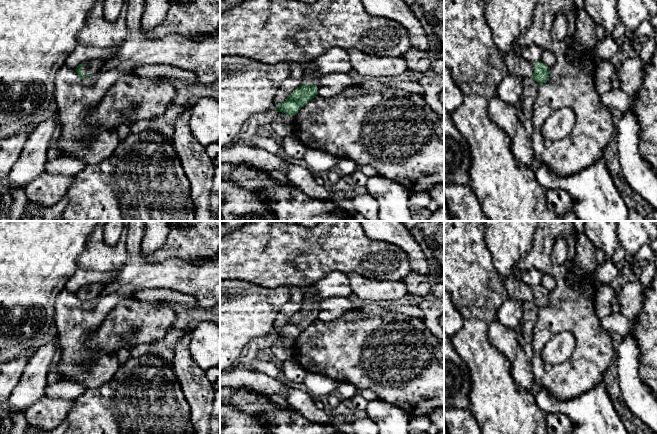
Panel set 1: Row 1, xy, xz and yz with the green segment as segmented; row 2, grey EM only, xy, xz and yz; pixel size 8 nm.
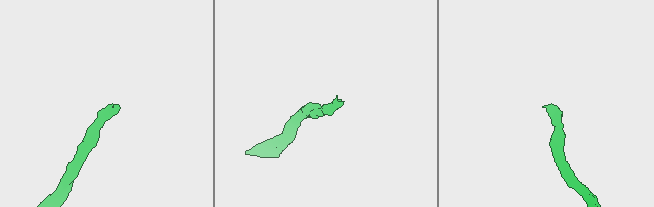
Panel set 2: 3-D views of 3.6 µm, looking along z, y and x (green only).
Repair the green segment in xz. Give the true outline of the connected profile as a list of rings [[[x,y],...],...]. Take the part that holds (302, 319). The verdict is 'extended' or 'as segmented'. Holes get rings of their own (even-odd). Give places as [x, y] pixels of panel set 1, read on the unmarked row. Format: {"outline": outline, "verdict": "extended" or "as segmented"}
{"outline": [[[314,290],[304,291],[303,308],[295,313],[289,321],[275,333],[287,339],[295,340],[299,334],[318,319],[319,305],[322,299]]], "verdict": "extended"}

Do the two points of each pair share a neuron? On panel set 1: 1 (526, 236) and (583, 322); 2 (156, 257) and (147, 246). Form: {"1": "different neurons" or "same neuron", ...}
{"1": "different neurons", "2": "different neurons"}

